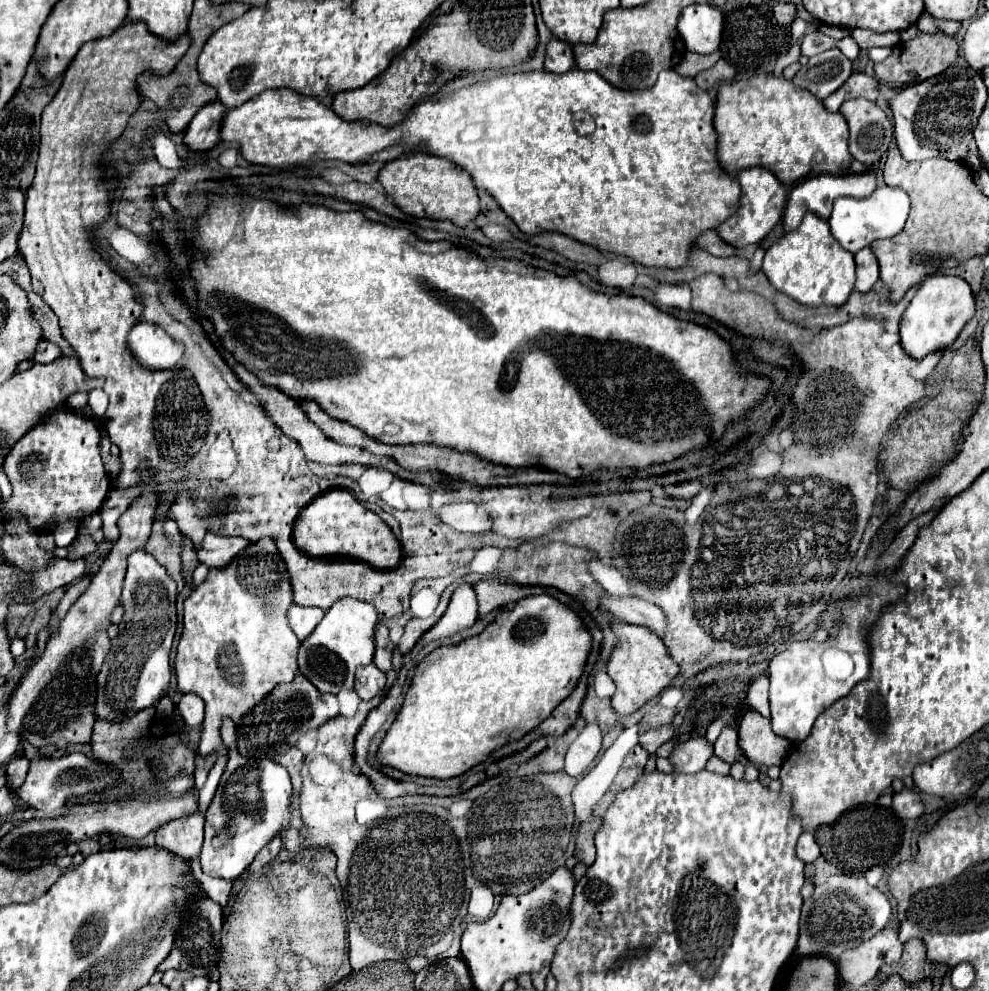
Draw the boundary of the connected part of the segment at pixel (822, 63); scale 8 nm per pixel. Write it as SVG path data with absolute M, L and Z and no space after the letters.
M827 49L807 61L795 77L793 83L799 89L811 91L817 99L825 99L833 91L837 91L847 77L853 73L853 63L837 49Z

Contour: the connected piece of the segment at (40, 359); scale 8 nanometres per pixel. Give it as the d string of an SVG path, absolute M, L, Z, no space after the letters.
M43 341L43 343L39 343L39 351L35 351L33 361L35 363L53 363L59 357L61 357L61 349L51 341Z

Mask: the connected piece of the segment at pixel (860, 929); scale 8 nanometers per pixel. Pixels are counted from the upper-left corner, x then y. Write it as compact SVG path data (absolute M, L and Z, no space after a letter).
M833 875L817 885L813 895L803 903L797 955L827 955L829 959L837 959L843 951L855 949L877 935L889 923L891 911L887 895L869 885L863 875Z

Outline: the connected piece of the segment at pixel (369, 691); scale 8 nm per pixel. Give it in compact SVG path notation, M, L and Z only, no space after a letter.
M373 663L357 667L355 689L361 699L365 699L365 701L373 699L375 695L379 695L383 691L383 687L385 687L385 673L379 671Z

